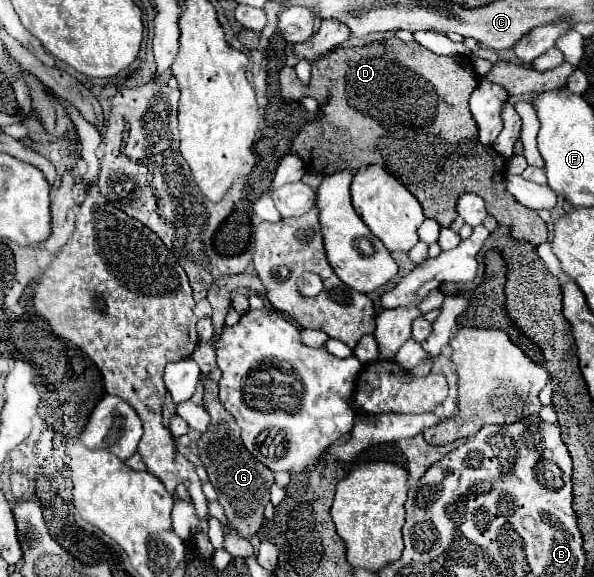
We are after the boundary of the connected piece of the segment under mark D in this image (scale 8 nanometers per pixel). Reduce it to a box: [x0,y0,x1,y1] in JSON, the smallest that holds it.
[280,36,546,246]

